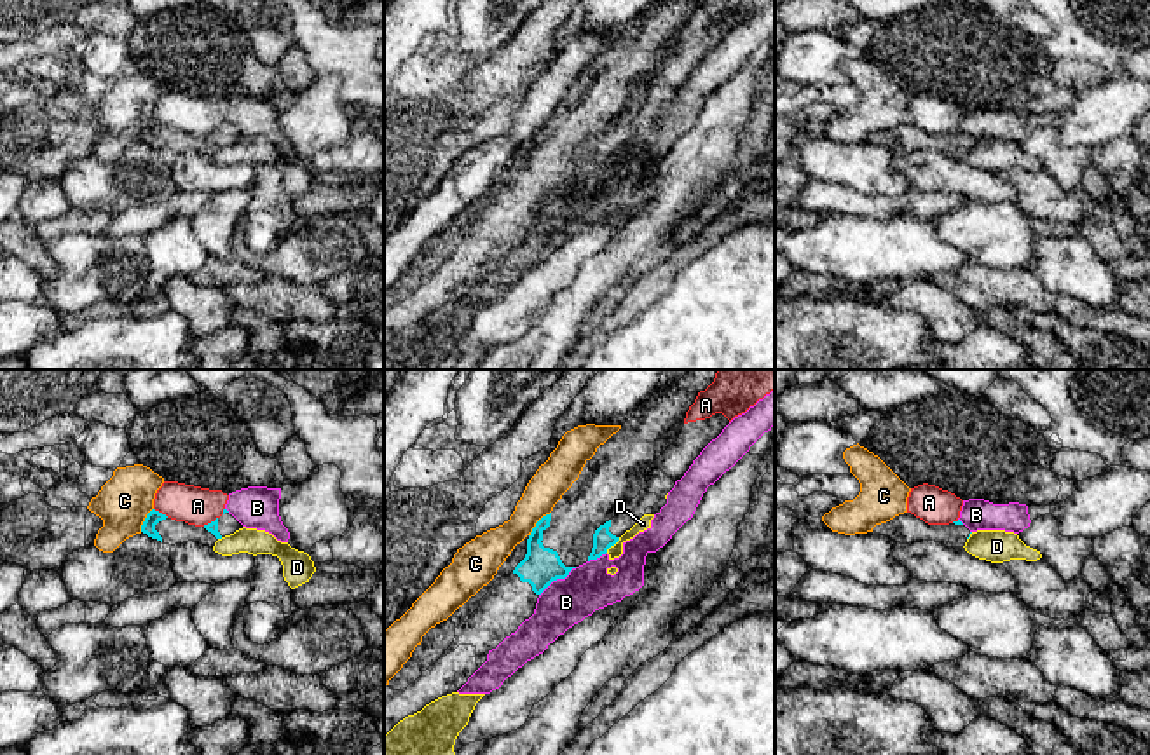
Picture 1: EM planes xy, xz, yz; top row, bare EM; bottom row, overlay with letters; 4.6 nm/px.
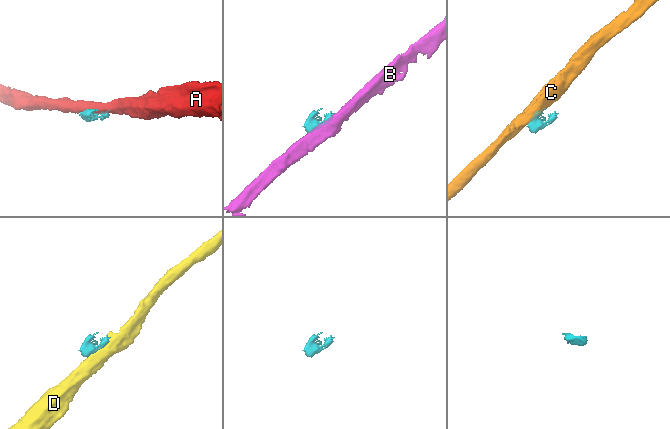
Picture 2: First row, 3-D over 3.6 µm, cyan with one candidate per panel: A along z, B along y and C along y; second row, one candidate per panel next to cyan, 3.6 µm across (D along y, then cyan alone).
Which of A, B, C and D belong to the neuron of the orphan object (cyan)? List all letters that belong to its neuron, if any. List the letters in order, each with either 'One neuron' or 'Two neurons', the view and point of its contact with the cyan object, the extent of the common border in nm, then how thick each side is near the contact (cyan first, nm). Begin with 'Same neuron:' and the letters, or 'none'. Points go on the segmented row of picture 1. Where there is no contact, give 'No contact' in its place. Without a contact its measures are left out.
Same neuron: none
A: Two neurons. Touches cyan at xy (161, 513). Shared border 80 nm. Thickness 70 nm (cyan) against 180 nm
B: Two neurons. Touches cyan at xz (557, 578). Shared border 220 nm. Thickness 180 nm (cyan) against 220 nm
C: Two neurons. Touches cyan at xz (536, 523). Shared border 160 nm. Thickness 180 nm (cyan) against 170 nm
D: Two neurons. Touches cyan at xz (613, 544). Shared border 100 nm. Thickness 100 nm (cyan) against 70 nm

